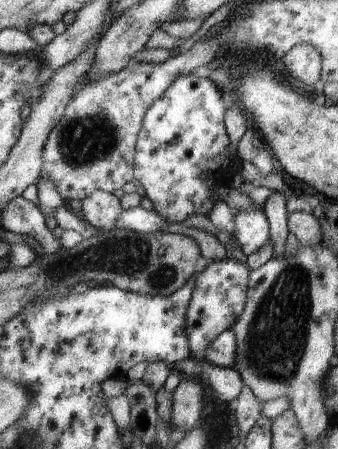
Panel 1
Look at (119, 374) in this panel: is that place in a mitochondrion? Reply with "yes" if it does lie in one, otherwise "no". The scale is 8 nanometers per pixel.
no

